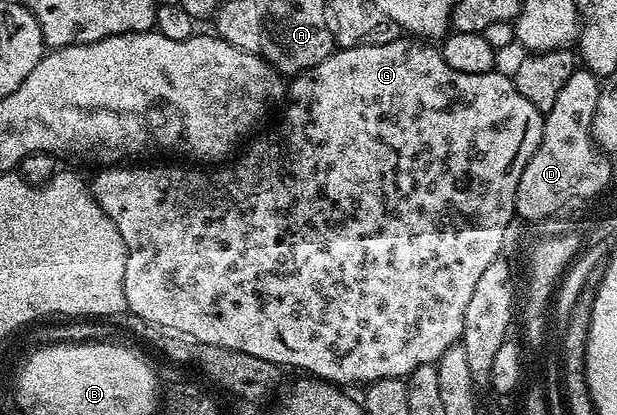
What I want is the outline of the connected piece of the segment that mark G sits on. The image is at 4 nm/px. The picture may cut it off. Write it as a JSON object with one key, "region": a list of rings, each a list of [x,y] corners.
{"region":[[[399,38],[399,39],[396,39],[396,40],[393,40],[393,41],[392,41],[392,42],[388,42],[388,43],[387,43],[387,44],[385,44],[385,45],[384,45],[384,46],[352,46],[352,47],[351,47],[351,48],[338,48],[338,49],[337,49],[337,50],[335,50],[335,52],[334,52],[334,53],[333,53],[333,54],[332,54],[332,55],[331,55],[331,56],[329,56],[329,57],[328,57],[328,58],[324,58],[324,62],[320,62],[320,63],[319,63],[319,64],[317,64],[317,65],[316,65],[316,66],[315,66],[315,68],[306,68],[306,69],[304,69],[304,70],[303,70],[303,72],[299,72],[299,73],[298,73],[298,75],[297,75],[297,76],[295,76],[295,77],[293,77],[293,79],[291,79],[291,80],[290,80],[290,81],[289,81],[289,84],[288,84],[288,95],[287,95],[287,96],[286,96],[286,97],[285,97],[285,100],[284,100],[284,105],[285,105],[285,104],[286,104],[286,109],[284,109],[284,110],[283,110],[283,112],[282,112],[282,117],[280,117],[280,118],[279,118],[279,120],[278,120],[278,125],[276,125],[276,126],[275,126],[275,128],[274,128],[274,133],[272,133],[272,134],[271,134],[271,136],[270,136],[270,137],[268,137],[268,138],[267,138],[267,140],[262,140],[262,141],[258,141],[258,140],[254,140],[254,139],[251,139],[251,140],[250,140],[250,141],[249,141],[249,144],[250,144],[250,143],[251,143],[251,144],[250,144],[250,149],[248,149],[248,150],[247,150],[247,152],[246,152],[246,153],[244,153],[244,152],[245,152],[245,151],[243,151],[243,152],[242,152],[242,153],[241,153],[241,154],[238,154],[238,155],[235,155],[235,156],[234,156],[234,157],[233,157],[233,159],[231,159],[231,160],[230,160],[230,161],[229,161],[229,162],[226,162],[226,163],[223,163],[223,164],[222,164],[222,165],[221,165],[221,166],[186,166],[186,167],[190,167],[190,168],[177,168],[177,166],[176,166],[176,165],[174,165],[174,164],[146,164],[146,165],[144,165],[144,166],[143,166],[143,168],[134,168],[134,167],[138,167],[138,166],[106,166],[106,167],[103,167],[103,168],[102,168],[102,169],[101,169],[101,170],[98,170],[98,171],[95,171],[95,172],[98,172],[98,173],[96,173],[96,174],[95,174],[95,176],[94,176],[94,181],[93,181],[93,180],[92,180],[92,179],[91,179],[91,180],[90,180],[90,181],[89,181],[89,184],[88,184],[88,187],[89,187],[89,190],[90,190],[90,192],[91,192],[91,194],[93,194],[93,196],[94,196],[94,200],[95,200],[95,201],[96,201],[96,203],[97,203],[97,204],[98,204],[98,205],[100,205],[100,207],[102,207],[102,209],[103,209],[103,210],[104,210],[104,214],[108,214],[108,218],[112,218],[112,222],[116,222],[116,230],[120,230],[120,238],[124,238],[124,246],[125,246],[125,247],[126,247],[126,265],[125,265],[125,266],[124,266],[124,298],[125,298],[125,299],[126,299],[126,307],[127,307],[127,309],[128,309],[128,312],[129,312],[129,313],[130,313],[130,314],[132,314],[132,315],[139,315],[139,316],[140,316],[140,318],[144,318],[144,319],[145,319],[145,321],[149,321],[149,322],[156,322],[156,323],[160,323],[160,324],[161,324],[161,325],[163,325],[163,326],[172,326],[172,327],[173,327],[173,329],[177,329],[177,330],[180,330],[180,331],[182,331],[182,332],[183,332],[183,333],[184,333],[184,334],[185,334],[185,335],[186,335],[186,337],[190,337],[190,338],[191,338],[191,339],[192,339],[192,340],[198,340],[198,341],[199,341],[199,342],[200,342],[200,343],[210,343],[210,344],[215,344],[215,345],[216,345],[216,346],[224,346],[224,347],[225,347],[225,348],[231,348],[231,349],[232,349],[232,350],[240,350],[240,351],[241,351],[241,352],[243,352],[243,353],[244,353],[244,354],[252,354],[252,355],[253,355],[253,356],[255,356],[255,357],[256,357],[256,358],[264,358],[264,359],[265,359],[265,360],[267,360],[267,361],[268,361],[268,362],[272,362],[272,363],[273,363],[273,364],[277,364],[277,365],[279,365],[279,366],[285,366],[285,367],[286,367],[286,368],[287,368],[287,369],[289,369],[289,368],[288,368],[288,367],[290,367],[290,368],[299,368],[299,370],[300,370],[300,371],[302,371],[302,372],[299,372],[299,373],[302,373],[302,374],[309,374],[309,375],[310,375],[310,376],[311,376],[311,377],[314,377],[314,378],[317,378],[317,379],[319,379],[319,380],[325,380],[325,381],[327,381],[327,382],[329,382],[329,383],[331,383],[331,384],[336,384],[336,385],[339,385],[339,386],[350,386],[350,385],[346,385],[346,384],[359,384],[359,386],[365,386],[365,385],[368,385],[368,384],[371,384],[371,383],[372,383],[372,381],[374,381],[374,380],[383,380],[383,379],[384,379],[384,378],[405,378],[405,377],[407,377],[407,376],[410,376],[410,375],[411,375],[411,374],[412,374],[412,370],[416,370],[416,366],[424,366],[424,365],[425,365],[425,364],[437,364],[437,363],[438,363],[438,360],[439,360],[439,358],[440,358],[440,357],[441,357],[441,356],[442,356],[442,355],[443,355],[443,354],[444,354],[444,350],[448,350],[448,349],[449,349],[449,348],[451,348],[451,347],[452,347],[452,345],[454,345],[454,344],[456,344],[456,343],[459,343],[459,341],[461,341],[461,339],[462,339],[462,331],[463,331],[463,330],[464,330],[464,310],[468,310],[468,301],[470,301],[470,300],[471,300],[471,299],[472,299],[472,290],[476,290],[476,281],[477,281],[477,280],[478,280],[478,279],[480,279],[480,274],[484,274],[484,270],[488,270],[488,266],[492,266],[492,262],[493,262],[493,261],[494,261],[494,260],[496,260],[496,259],[499,259],[499,257],[501,257],[501,256],[502,256],[502,255],[503,255],[503,252],[502,252],[502,247],[504,247],[504,246],[505,246],[505,244],[506,244],[506,227],[508,227],[508,226],[509,226],[509,224],[510,224],[510,219],[512,219],[512,218],[513,218],[513,219],[515,219],[515,216],[516,216],[516,213],[515,213],[515,211],[514,211],[514,203],[515,203],[515,202],[516,202],[516,186],[520,186],[520,174],[524,174],[524,166],[528,166],[528,158],[532,158],[532,154],[536,154],[536,146],[540,146],[540,142],[541,142],[541,141],[542,141],[542,122],[543,122],[543,119],[544,119],[544,113],[543,113],[543,112],[541,112],[541,111],[540,111],[540,110],[536,110],[536,106],[532,106],[532,102],[528,102],[528,98],[524,98],[524,94],[520,94],[520,90],[516,90],[516,86],[515,86],[515,85],[514,85],[514,81],[513,81],[513,79],[511,79],[511,77],[510,77],[510,76],[509,76],[509,75],[507,75],[507,73],[506,73],[506,76],[505,76],[505,74],[504,74],[504,73],[502,73],[502,72],[501,72],[501,70],[495,70],[495,71],[492,71],[492,72],[485,72],[485,73],[484,73],[484,74],[463,74],[463,73],[462,73],[462,71],[460,71],[460,70],[452,70],[452,66],[448,66],[448,62],[444,62],[444,58],[443,58],[443,57],[442,57],[442,54],[441,54],[441,51],[439,51],[439,49],[438,49],[438,48],[437,48],[437,47],[434,47],[434,48],[429,48],[429,46],[428,46],[428,45],[426,45],[426,44],[429,44],[429,43],[426,43],[426,42],[423,42],[423,41],[422,41],[422,40],[421,40],[421,39],[418,39],[418,38]]]}

